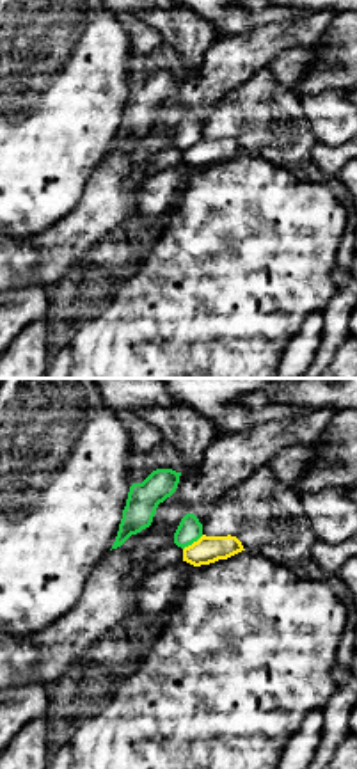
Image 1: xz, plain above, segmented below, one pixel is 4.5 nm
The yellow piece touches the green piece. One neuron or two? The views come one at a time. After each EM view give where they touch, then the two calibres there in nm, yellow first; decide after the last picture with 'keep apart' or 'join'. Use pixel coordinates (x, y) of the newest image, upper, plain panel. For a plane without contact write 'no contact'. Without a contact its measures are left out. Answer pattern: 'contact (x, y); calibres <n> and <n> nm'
contact (194, 144); calibres 130 and 110 nm

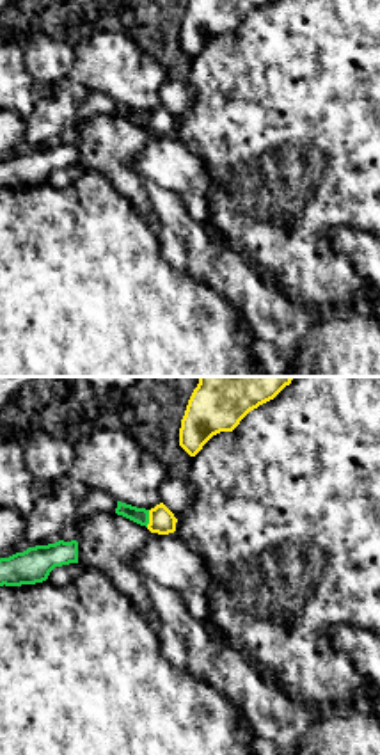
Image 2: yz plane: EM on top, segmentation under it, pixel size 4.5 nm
contact (150, 121); calibres 120 and 80 nm

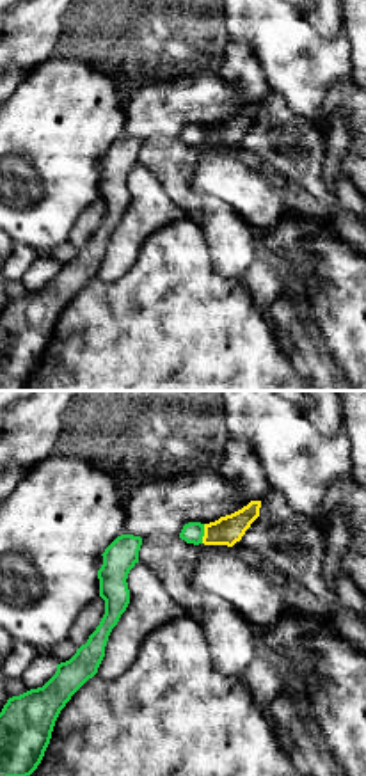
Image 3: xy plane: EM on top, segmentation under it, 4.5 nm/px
contact (205, 135); calibres 130 and 100 nm

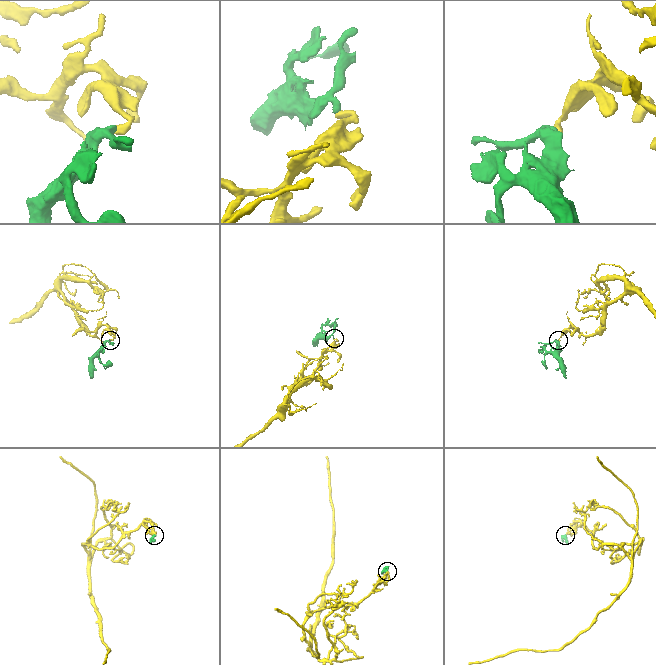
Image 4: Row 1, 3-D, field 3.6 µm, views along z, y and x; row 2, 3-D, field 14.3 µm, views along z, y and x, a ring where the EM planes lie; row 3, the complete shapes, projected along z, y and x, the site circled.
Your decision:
keep apart

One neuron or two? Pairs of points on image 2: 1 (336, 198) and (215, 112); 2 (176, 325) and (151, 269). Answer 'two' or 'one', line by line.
1: one
2: one

